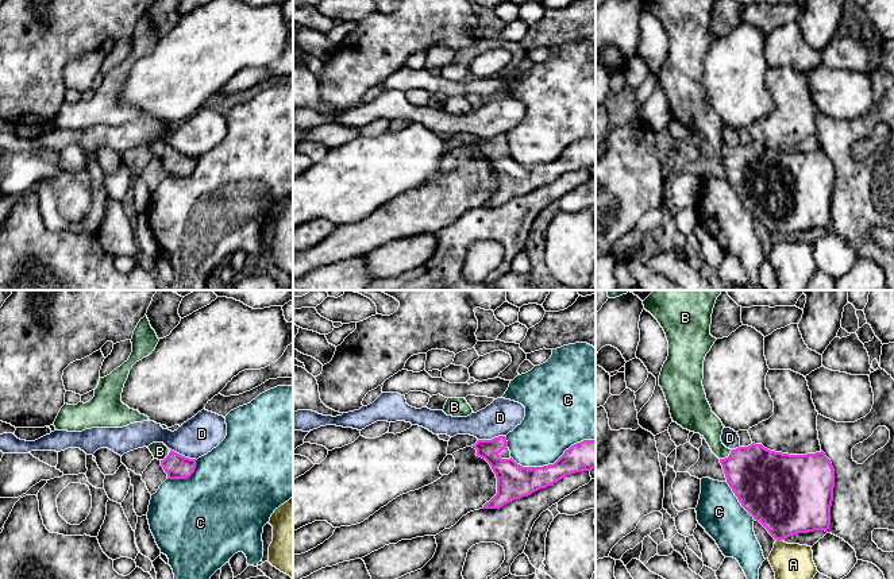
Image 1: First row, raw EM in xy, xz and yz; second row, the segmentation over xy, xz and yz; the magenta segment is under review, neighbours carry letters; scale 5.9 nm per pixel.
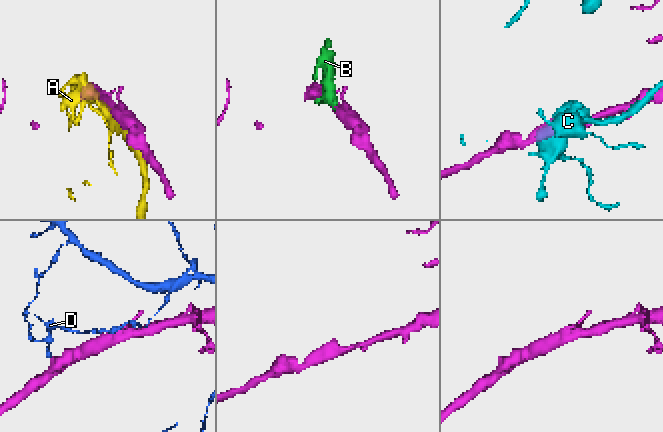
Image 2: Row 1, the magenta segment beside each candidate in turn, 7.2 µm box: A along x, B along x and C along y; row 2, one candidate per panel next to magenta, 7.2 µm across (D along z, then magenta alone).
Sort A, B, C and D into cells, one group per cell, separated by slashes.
A / B / C / D

